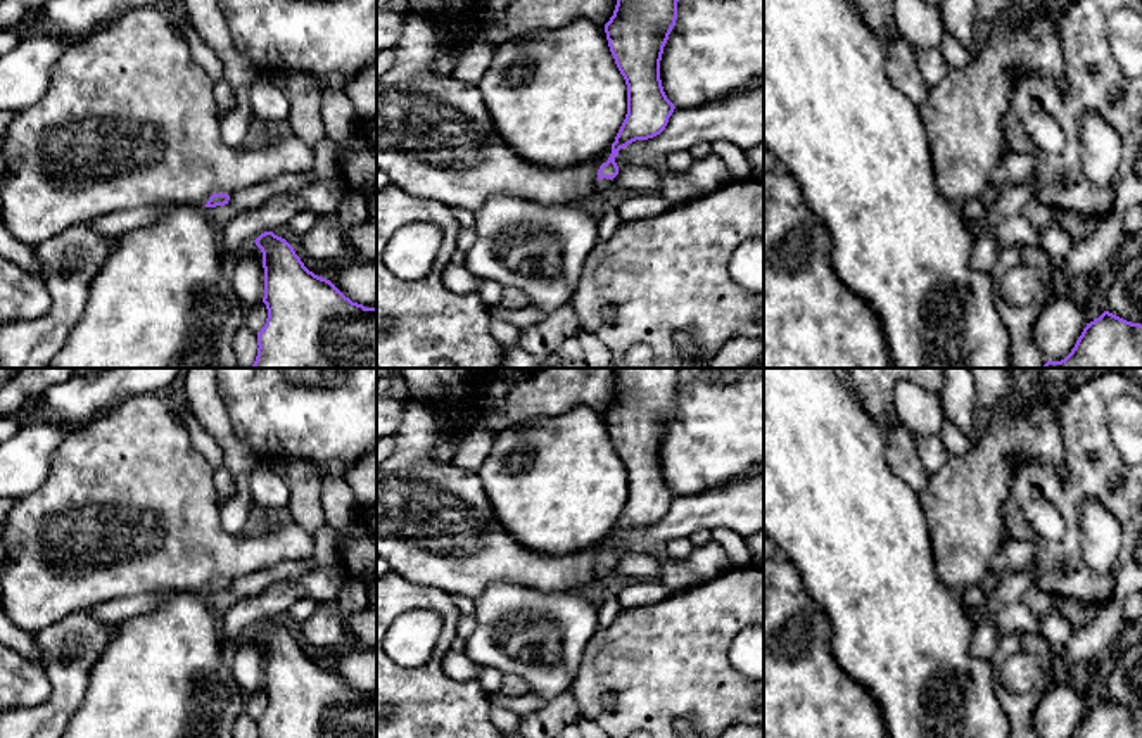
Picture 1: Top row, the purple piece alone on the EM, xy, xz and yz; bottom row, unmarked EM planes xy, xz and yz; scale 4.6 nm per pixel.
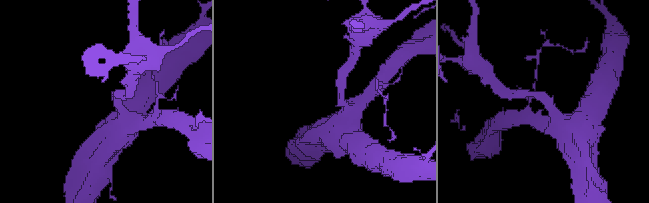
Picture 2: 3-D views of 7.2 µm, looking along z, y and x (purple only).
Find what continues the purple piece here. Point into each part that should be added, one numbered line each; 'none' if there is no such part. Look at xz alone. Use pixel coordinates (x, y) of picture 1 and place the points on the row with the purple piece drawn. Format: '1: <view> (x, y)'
1: xz (605, 208)

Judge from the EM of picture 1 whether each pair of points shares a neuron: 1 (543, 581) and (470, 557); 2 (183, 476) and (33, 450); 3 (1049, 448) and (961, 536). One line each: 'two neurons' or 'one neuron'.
1: one neuron
2: two neurons
3: one neuron

